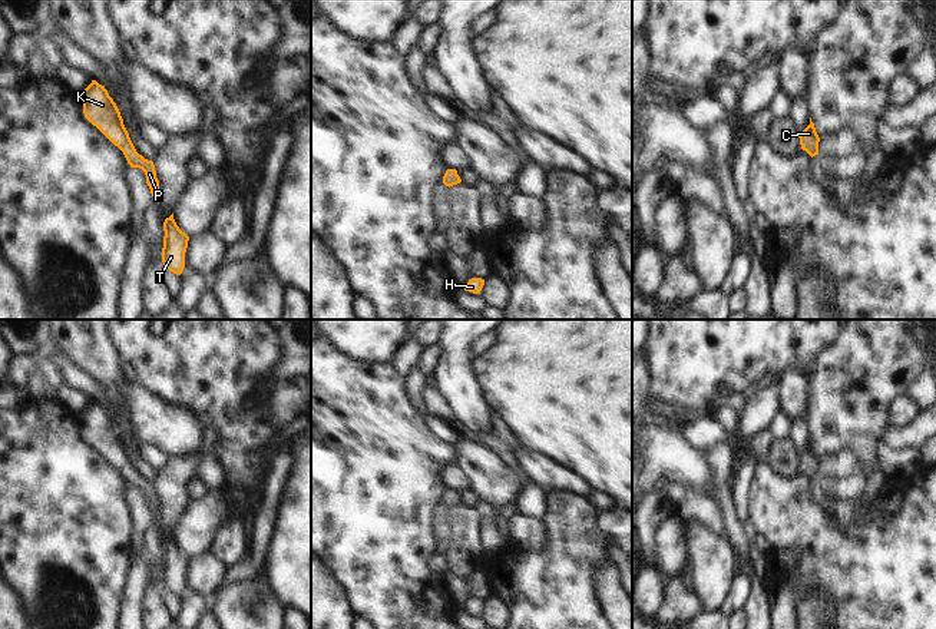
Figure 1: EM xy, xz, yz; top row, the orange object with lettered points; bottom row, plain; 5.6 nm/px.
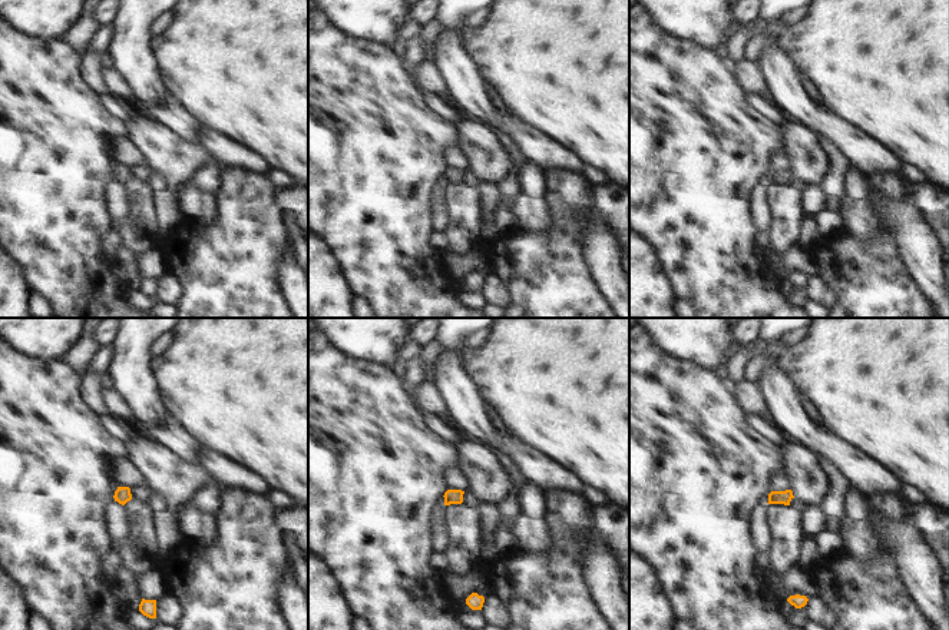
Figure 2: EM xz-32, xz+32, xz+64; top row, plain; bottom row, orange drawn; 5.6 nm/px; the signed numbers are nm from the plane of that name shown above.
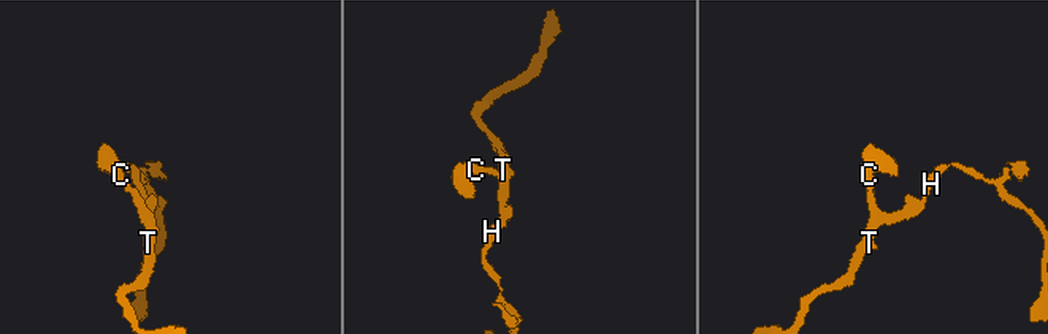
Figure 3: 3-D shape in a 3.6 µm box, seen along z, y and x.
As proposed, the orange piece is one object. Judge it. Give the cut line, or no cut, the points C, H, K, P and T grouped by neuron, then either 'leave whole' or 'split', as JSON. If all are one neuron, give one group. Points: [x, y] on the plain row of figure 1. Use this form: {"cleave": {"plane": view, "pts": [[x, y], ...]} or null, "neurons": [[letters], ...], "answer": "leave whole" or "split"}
{"cleave": null, "neurons": [["C", "H", "K", "P", "T"]], "answer": "leave whole"}

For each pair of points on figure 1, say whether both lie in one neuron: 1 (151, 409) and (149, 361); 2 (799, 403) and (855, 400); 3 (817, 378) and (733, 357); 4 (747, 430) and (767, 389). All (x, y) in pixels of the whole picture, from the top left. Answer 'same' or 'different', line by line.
1: different
2: different
3: different
4: same

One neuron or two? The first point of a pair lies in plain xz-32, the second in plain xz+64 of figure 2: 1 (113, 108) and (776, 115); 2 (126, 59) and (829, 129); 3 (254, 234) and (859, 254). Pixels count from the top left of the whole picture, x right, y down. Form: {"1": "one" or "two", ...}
{"1": "one", "2": "one", "3": "one"}

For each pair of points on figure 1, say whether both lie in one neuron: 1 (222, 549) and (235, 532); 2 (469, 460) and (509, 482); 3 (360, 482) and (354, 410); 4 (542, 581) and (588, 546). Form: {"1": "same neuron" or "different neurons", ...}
{"1": "same neuron", "2": "same neuron", "3": "same neuron", "4": "same neuron"}

